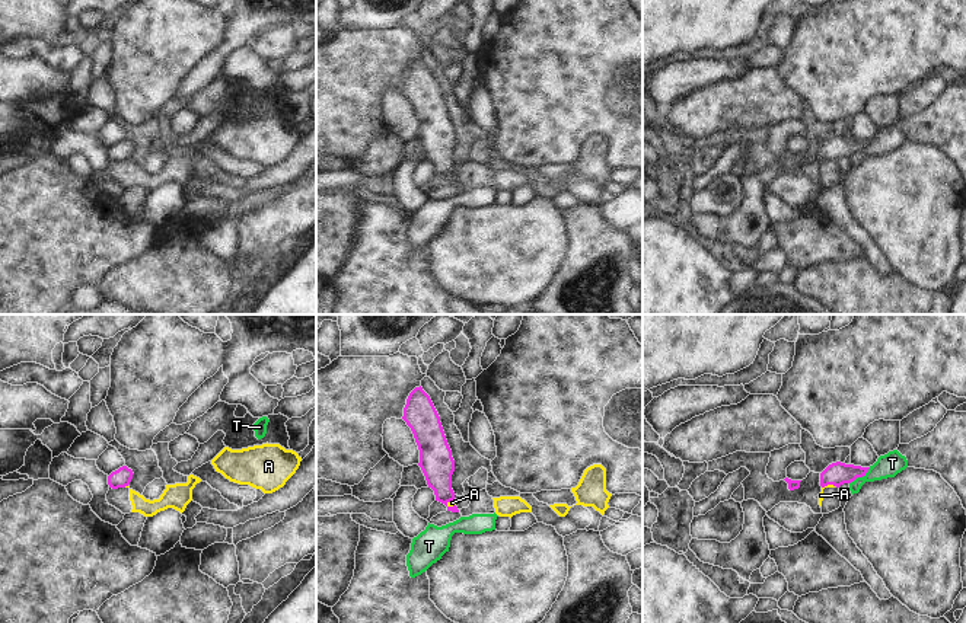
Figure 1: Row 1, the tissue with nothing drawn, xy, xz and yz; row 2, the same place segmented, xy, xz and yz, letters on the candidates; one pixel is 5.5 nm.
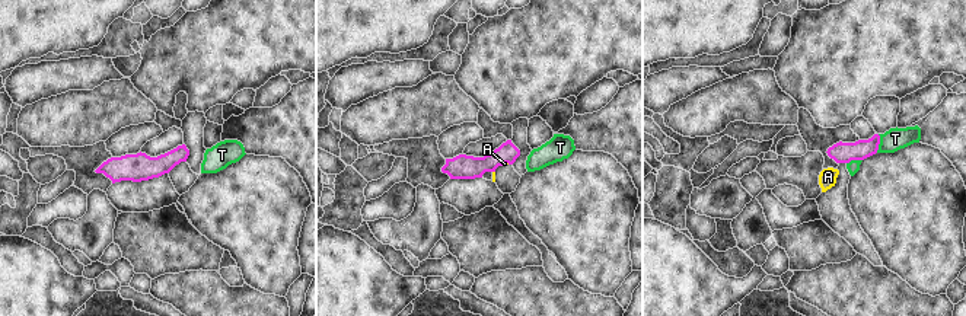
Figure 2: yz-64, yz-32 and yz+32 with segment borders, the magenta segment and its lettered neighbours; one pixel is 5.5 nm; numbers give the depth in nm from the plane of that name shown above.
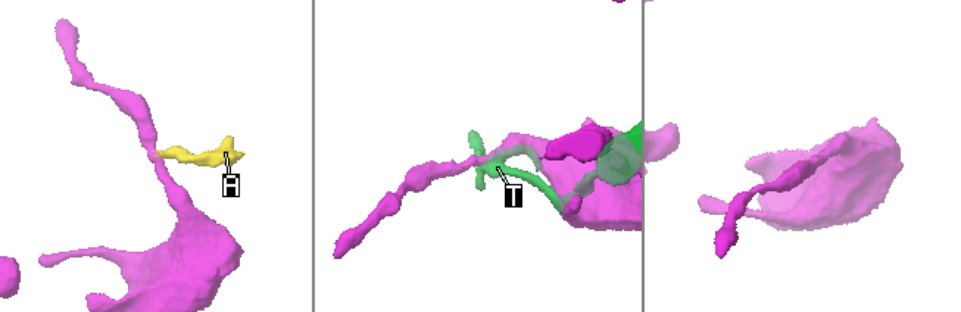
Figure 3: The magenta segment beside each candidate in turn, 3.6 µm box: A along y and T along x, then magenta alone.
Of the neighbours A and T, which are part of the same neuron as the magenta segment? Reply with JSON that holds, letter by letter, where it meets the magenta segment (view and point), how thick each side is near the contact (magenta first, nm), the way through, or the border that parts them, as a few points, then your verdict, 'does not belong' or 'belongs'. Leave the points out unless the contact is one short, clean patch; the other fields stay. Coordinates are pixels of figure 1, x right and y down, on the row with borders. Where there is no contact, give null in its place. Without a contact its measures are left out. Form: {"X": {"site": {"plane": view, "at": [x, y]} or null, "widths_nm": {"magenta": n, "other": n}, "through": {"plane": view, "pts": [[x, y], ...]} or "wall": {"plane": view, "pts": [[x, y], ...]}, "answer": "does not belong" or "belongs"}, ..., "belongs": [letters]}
{"A": {"site": {"plane": "xz", "at": [449, 501]}, "widths_nm": {"magenta": 190, "other": 30}, "wall": {"plane": "xz", "pts": [[453, 498], [448, 507]]}, "answer": "does not belong"}, "T": {"site": {"plane": "yz", "at": [860, 476]}, "widths_nm": {"magenta": 130, "other": 130}, "answer": "does not belong"}, "belongs": []}

